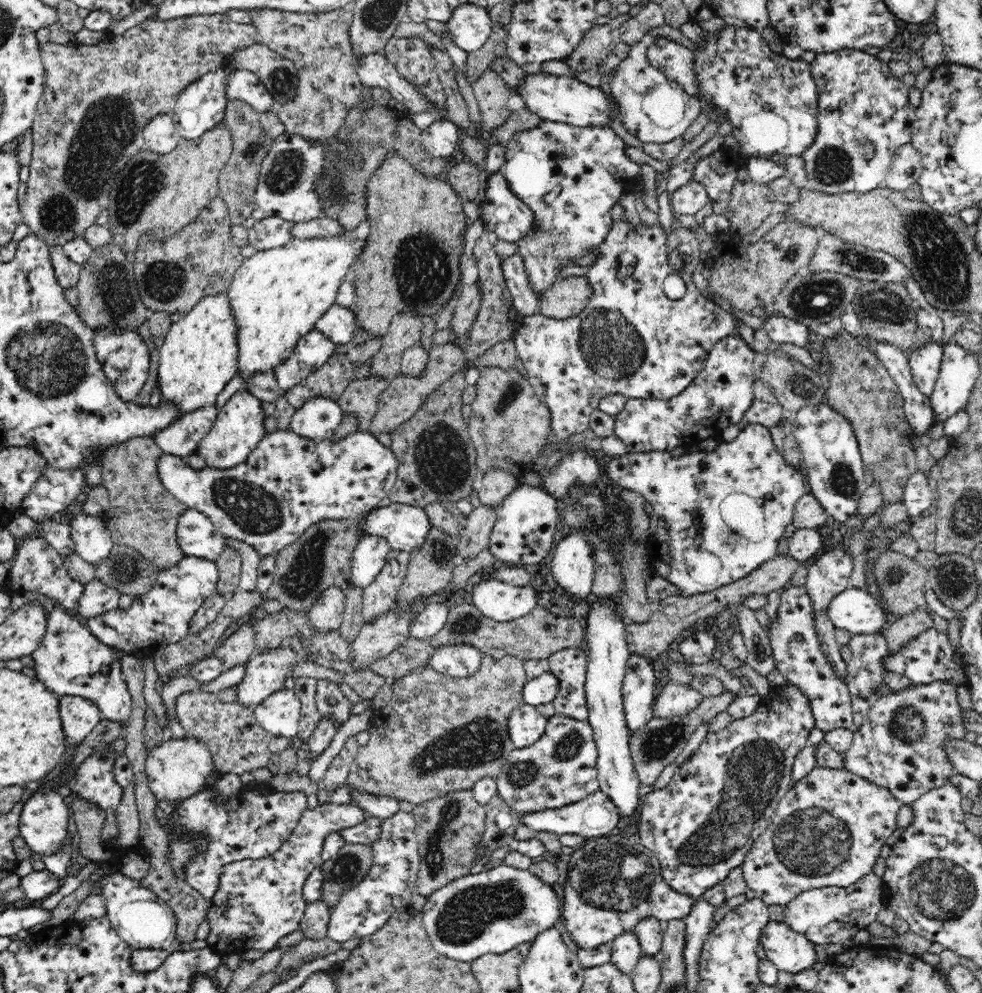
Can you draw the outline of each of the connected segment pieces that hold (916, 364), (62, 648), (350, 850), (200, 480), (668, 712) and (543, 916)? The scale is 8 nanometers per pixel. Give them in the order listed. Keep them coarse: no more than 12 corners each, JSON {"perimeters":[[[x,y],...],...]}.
{"perimeters":[[[929,342],[906,352],[914,384],[934,391],[943,344]],[[54,608],[32,654],[57,696],[131,717],[121,656],[76,615]],[[346,843],[319,866],[332,909],[373,865],[371,845]],[[370,431],[265,434],[242,464],[162,453],[164,488],[263,558],[396,482]],[[690,684],[656,691],[653,716],[684,716],[703,697]],[[505,865],[427,896],[440,955],[471,963],[559,926],[552,886]]]}

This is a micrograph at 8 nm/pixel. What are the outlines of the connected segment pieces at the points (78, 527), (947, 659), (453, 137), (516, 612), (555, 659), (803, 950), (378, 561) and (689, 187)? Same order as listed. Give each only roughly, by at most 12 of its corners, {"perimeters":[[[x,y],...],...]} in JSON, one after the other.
{"perimeters":[[[78,513],[74,552],[96,566],[113,543],[101,515]],[[934,627],[884,656],[885,672],[915,684],[950,680],[960,665]],[[447,119],[422,132],[431,157],[448,158],[456,150],[458,131]],[[481,577],[474,605],[495,622],[537,607],[532,586]],[[581,648],[548,659],[560,681],[554,710],[587,720],[587,656]],[[769,921],[760,942],[778,970],[794,975],[817,959],[815,944]],[[364,535],[351,560],[351,583],[364,589],[391,551],[378,535]],[[690,180],[669,195],[672,212],[696,214],[709,201],[700,182]]]}

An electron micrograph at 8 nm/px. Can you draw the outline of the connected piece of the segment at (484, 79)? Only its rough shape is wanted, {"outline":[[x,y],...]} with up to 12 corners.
{"outline":[[490,68],[471,87],[484,132],[512,114],[511,88]]}

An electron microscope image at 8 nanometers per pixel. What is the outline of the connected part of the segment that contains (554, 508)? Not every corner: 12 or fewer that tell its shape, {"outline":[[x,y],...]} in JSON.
{"outline":[[519,484],[498,507],[489,550],[542,565],[558,502]]}

